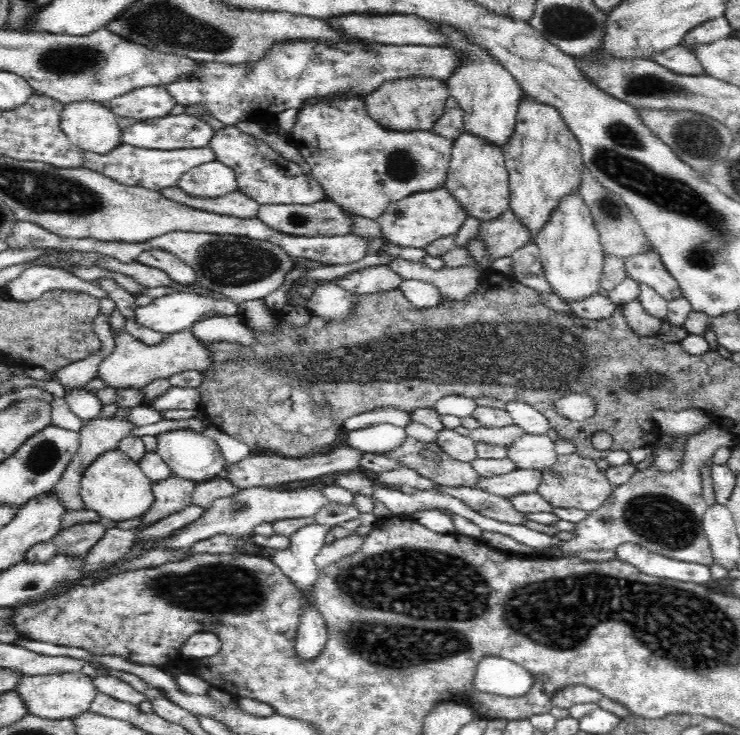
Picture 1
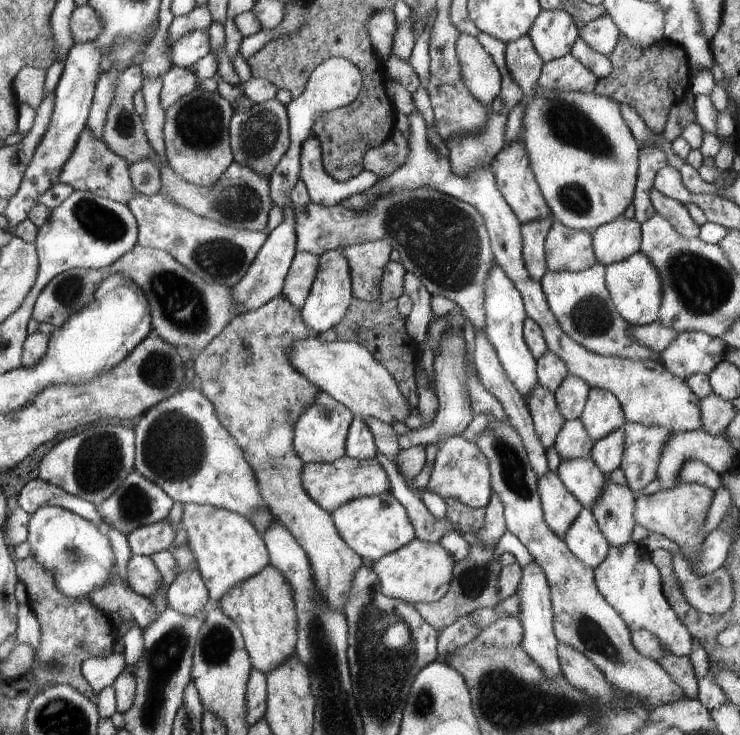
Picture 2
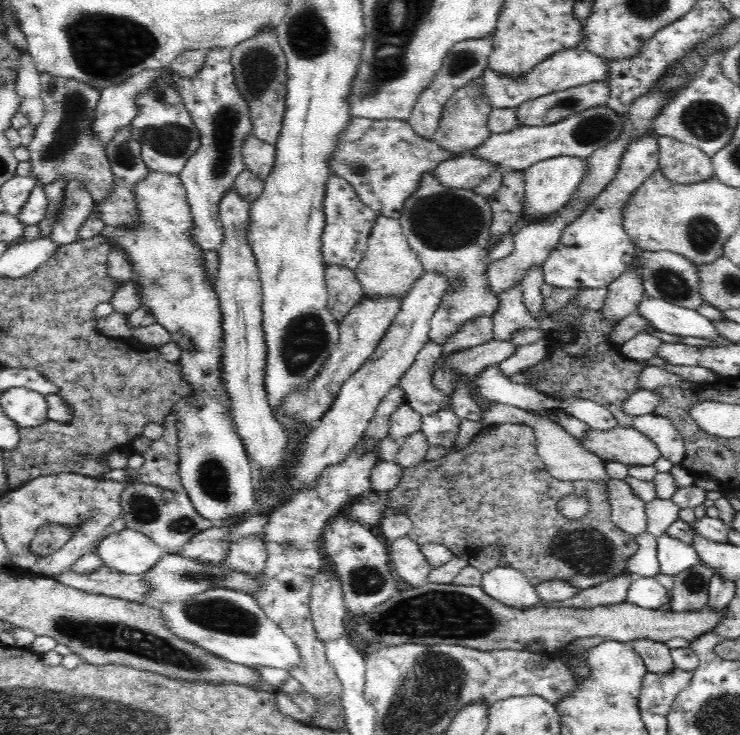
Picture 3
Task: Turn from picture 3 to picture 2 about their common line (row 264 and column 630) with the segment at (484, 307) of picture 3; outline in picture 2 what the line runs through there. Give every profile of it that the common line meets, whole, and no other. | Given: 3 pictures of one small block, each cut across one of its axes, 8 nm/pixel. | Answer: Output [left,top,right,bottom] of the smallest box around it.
[620,421,674,492]

